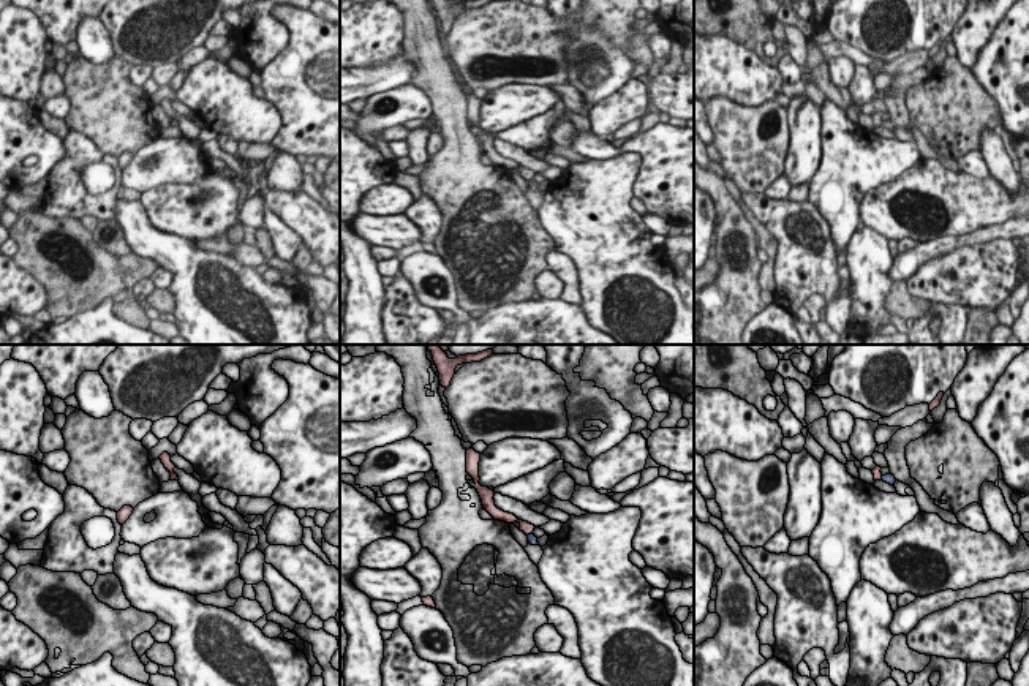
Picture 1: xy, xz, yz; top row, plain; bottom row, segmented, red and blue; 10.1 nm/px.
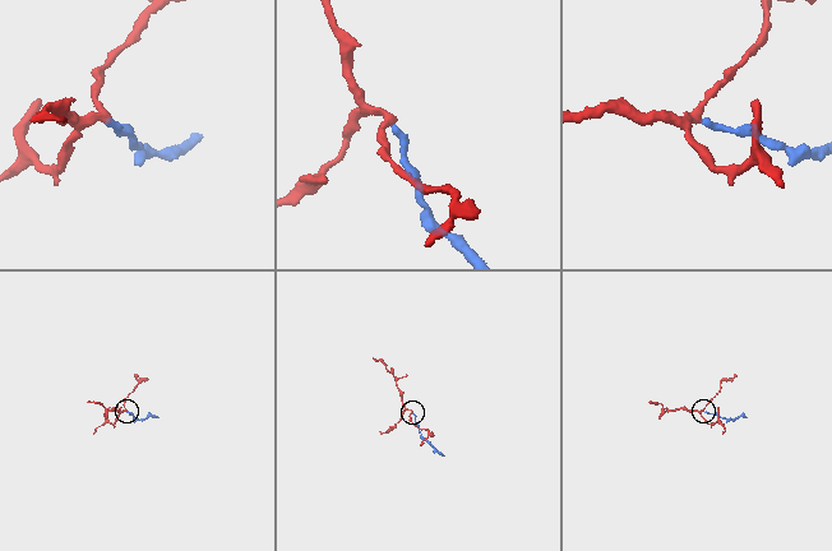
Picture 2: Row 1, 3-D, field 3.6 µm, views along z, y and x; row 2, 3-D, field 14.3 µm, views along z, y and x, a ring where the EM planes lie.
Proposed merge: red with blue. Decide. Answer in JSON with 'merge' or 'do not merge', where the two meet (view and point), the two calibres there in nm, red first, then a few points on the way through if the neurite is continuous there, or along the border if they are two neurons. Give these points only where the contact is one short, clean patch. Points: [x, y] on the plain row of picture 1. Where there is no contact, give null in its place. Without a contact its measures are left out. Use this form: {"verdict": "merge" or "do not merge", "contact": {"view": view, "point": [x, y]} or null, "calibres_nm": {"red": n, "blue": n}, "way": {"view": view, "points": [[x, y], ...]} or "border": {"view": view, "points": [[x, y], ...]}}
{"verdict": "merge", "contact": {"view": "xz", "point": [528, 179]}, "calibres_nm": {"red": 120, "blue": 90}, "way": {"view": "xz", "points": [[525, 173], [528, 179], [531, 184]]}}

